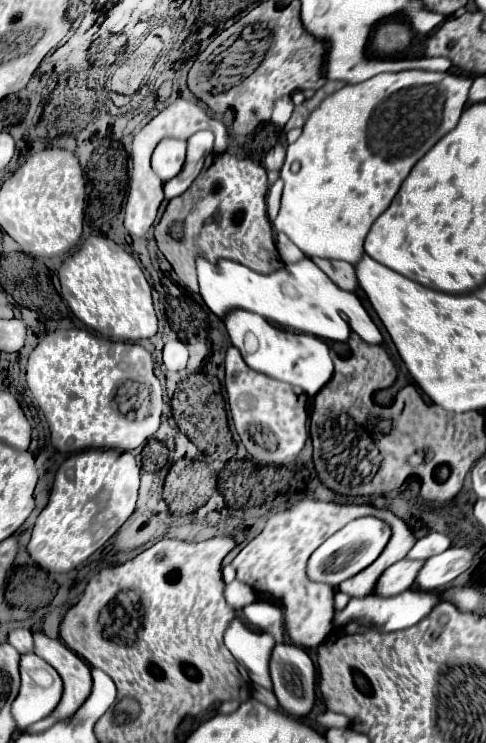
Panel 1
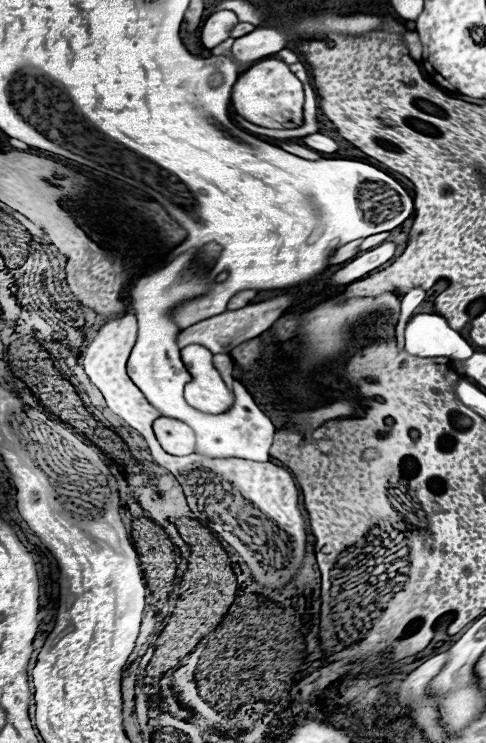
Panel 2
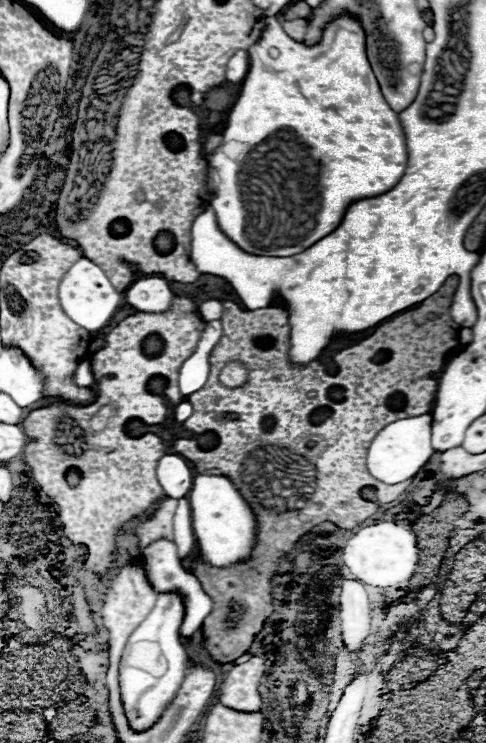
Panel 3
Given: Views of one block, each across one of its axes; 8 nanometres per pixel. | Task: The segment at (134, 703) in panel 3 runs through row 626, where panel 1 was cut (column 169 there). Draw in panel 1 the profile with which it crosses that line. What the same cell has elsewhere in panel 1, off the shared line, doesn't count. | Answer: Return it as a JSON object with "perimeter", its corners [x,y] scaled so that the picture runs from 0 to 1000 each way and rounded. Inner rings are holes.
{"perimeter":[[[337,186],[313,207],[313,226],[329,237],[333,245],[358,240],[379,221],[383,213],[383,188],[370,186]]]}

